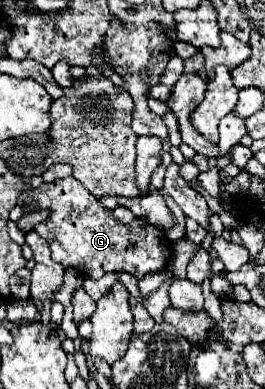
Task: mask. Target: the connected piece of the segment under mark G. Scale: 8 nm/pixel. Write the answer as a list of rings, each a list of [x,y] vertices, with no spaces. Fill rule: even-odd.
[[[73,176],[67,178],[59,178],[53,180],[49,184],[41,184],[39,188],[31,188],[25,194],[23,200],[25,206],[25,214],[29,212],[39,212],[39,210],[47,210],[49,216],[47,220],[43,220],[41,224],[37,224],[33,230],[47,240],[51,252],[53,252],[53,260],[59,262],[65,270],[79,270],[83,276],[97,280],[101,276],[105,276],[107,272],[129,272],[133,274],[137,280],[141,280],[143,276],[147,276],[149,272],[159,272],[169,264],[171,258],[171,246],[169,240],[165,238],[165,232],[161,228],[155,228],[153,224],[137,218],[131,224],[121,224],[113,218],[111,210],[103,208],[103,204],[95,198],[91,198],[91,194],[87,194],[87,190],[83,190],[83,186],[79,186],[79,182],[75,182]]]

